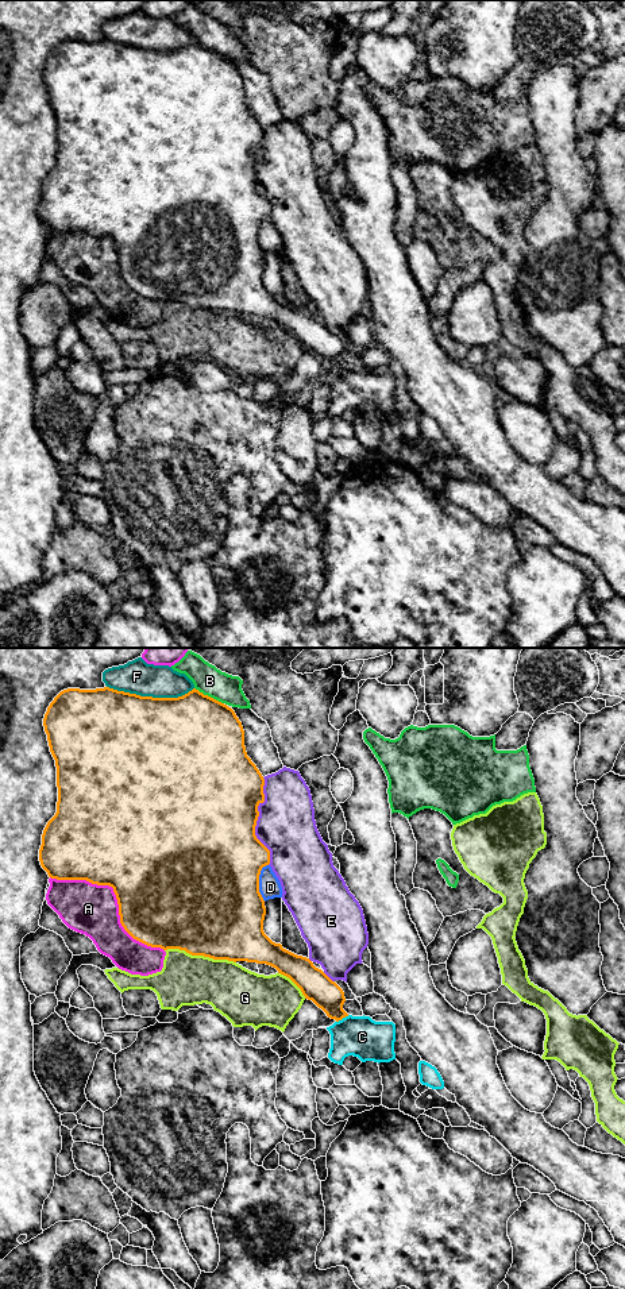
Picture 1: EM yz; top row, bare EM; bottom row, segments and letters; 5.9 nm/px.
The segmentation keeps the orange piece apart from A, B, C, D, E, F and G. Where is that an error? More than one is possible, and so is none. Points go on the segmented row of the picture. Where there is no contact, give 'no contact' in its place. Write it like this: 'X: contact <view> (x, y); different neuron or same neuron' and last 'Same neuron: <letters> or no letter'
A: contact yz (116, 898); different neuron
B: contact yz (209, 697); different neuron
C: contact yz (342, 1018); same neuron
D: contact yz (258, 882); different neuron
E: contact yz (257, 819); different neuron
F: contact yz (150, 697); different neuron
G: contact yz (200, 954); different neuron
Same neuron: C

